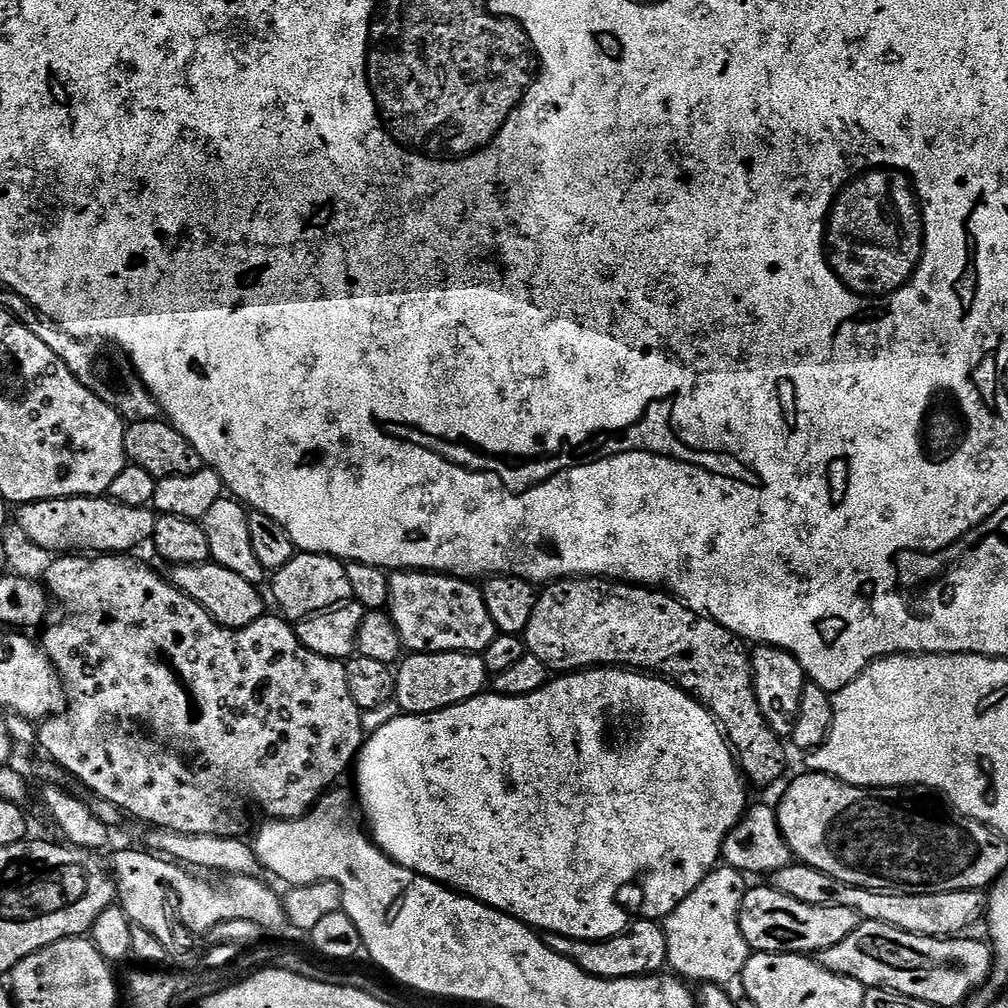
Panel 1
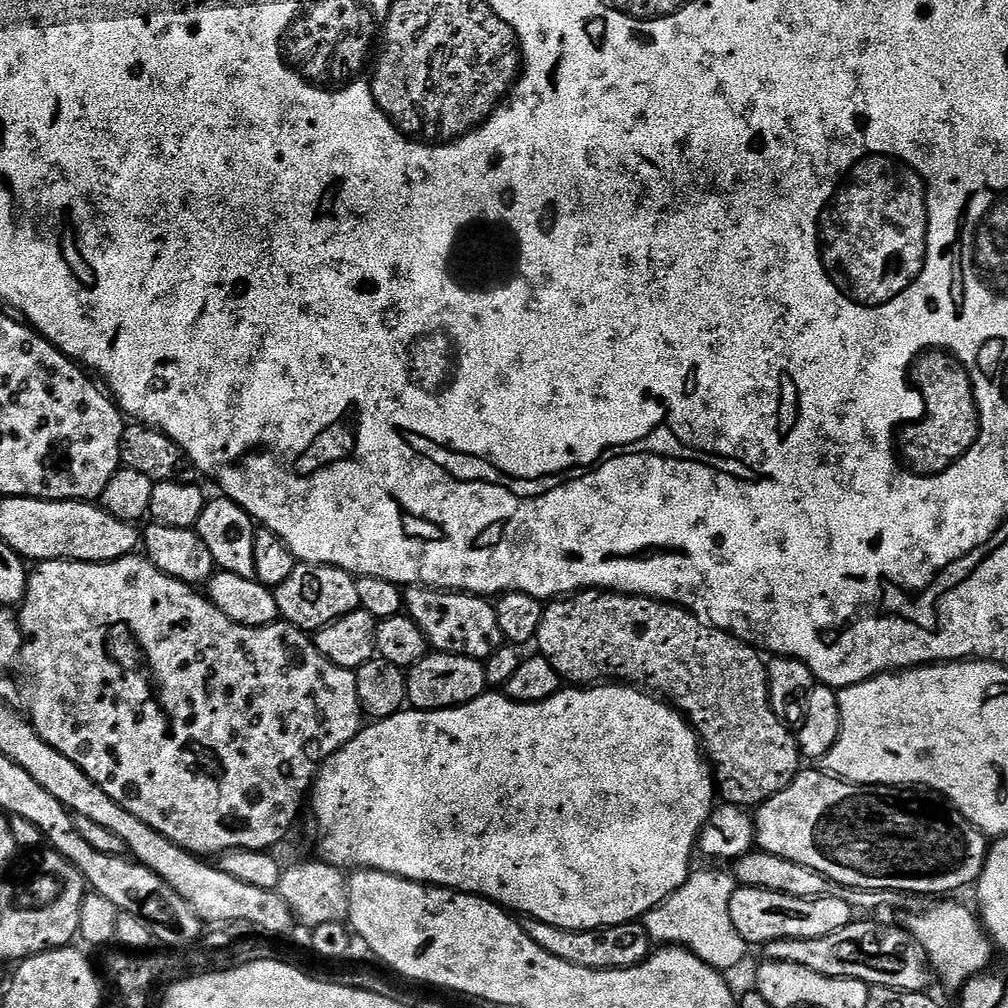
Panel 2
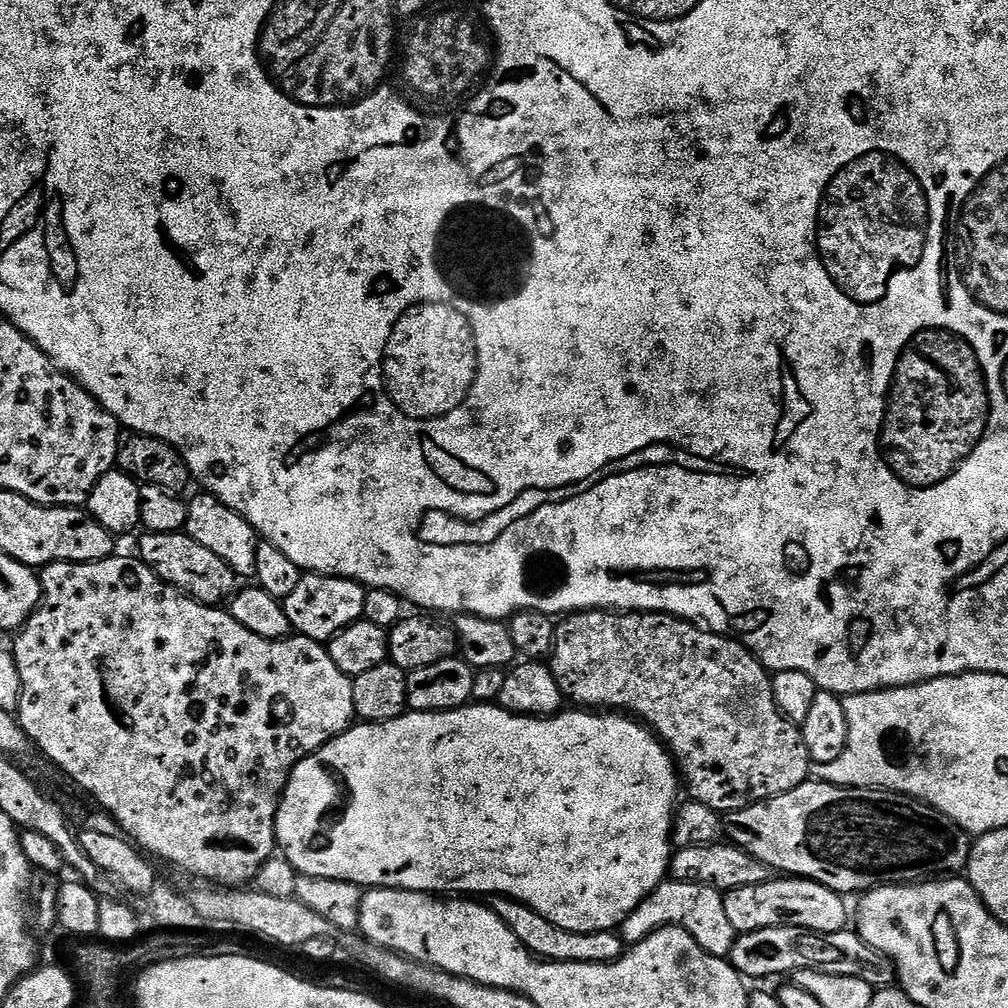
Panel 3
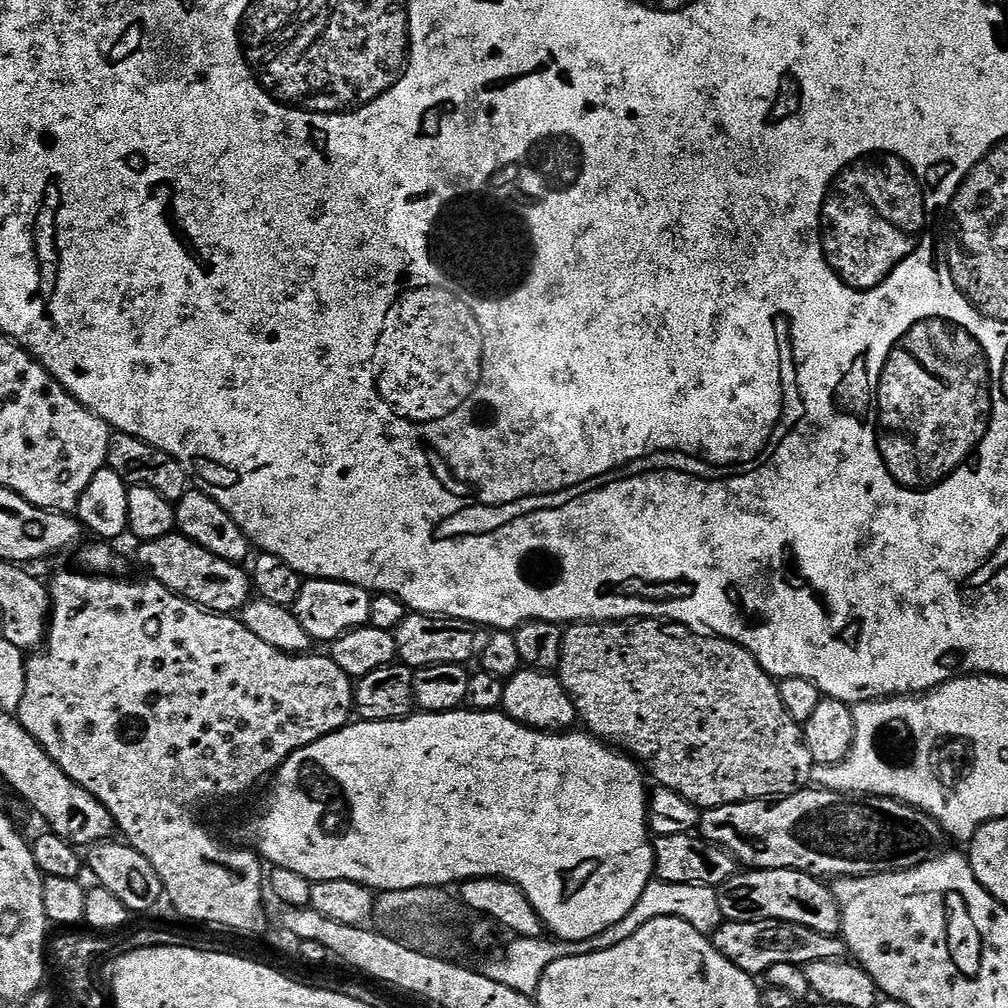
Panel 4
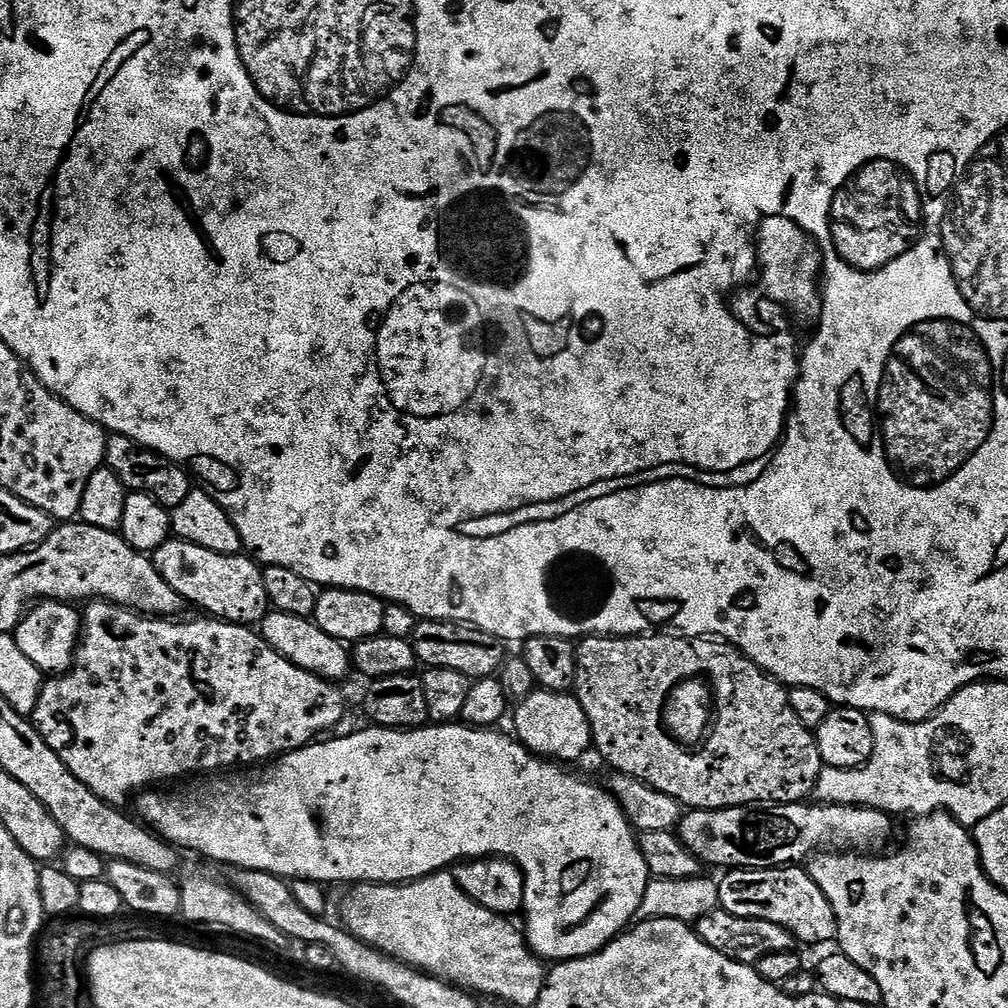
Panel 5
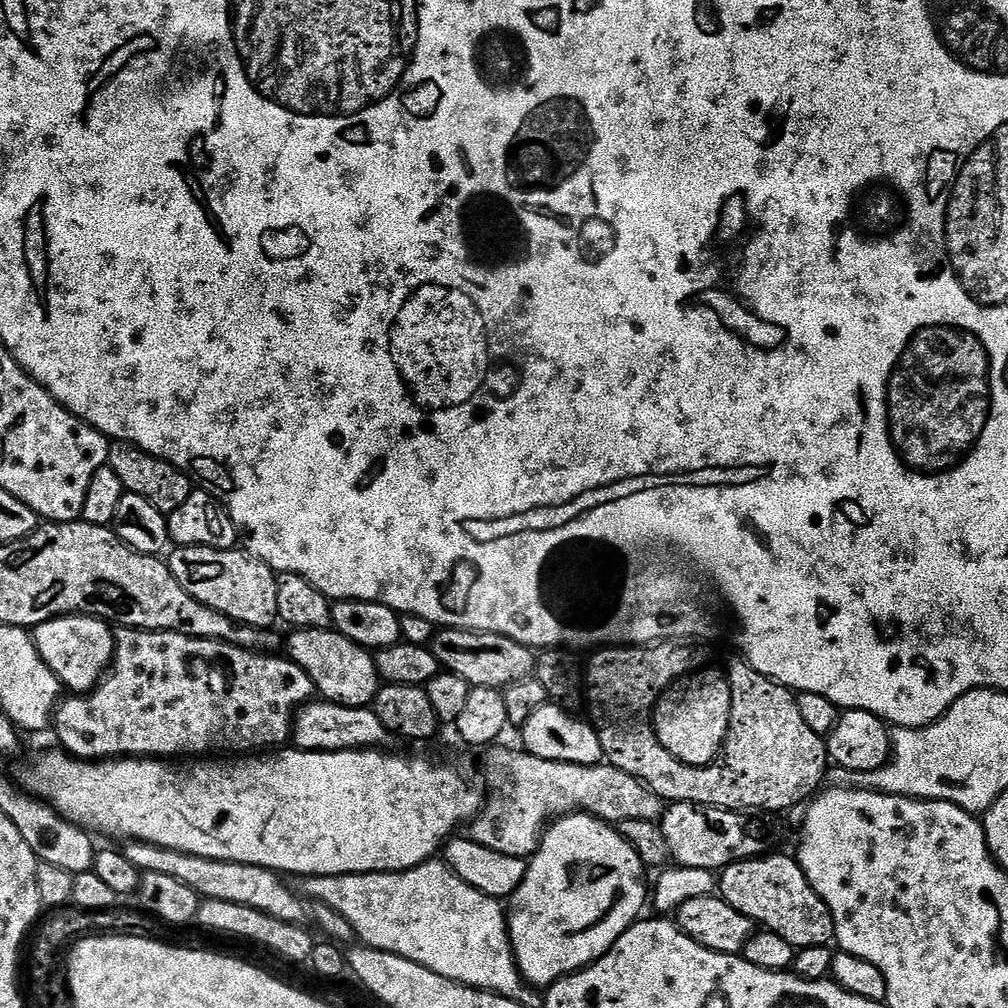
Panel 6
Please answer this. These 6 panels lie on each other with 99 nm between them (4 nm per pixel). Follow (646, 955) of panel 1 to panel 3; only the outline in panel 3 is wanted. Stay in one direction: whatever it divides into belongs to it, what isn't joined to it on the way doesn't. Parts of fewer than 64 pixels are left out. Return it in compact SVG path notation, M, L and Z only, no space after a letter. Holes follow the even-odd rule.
M496 894L491 897L490 907L510 930L514 930L514 938L522 942L522 946L532 953L533 957L553 964L612 964L619 960L626 951L624 939L619 931L611 932L567 932L554 922L542 918L542 914L535 912L530 906L513 900L507 894Z

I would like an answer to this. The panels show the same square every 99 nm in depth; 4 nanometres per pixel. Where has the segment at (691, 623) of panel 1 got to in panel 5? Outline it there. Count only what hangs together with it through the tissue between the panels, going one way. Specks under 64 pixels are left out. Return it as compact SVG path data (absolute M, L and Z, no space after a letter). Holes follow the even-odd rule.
M641 634L639 636L586 636L583 637L579 641L577 650L576 650L576 683L574 685L574 695L577 702L582 706L582 710L586 710L586 718L590 722L590 730L592 731L592 742L595 748L595 751L600 751L600 756L605 760L606 763L609 764L613 769L611 770L613 773L622 775L622 776L633 776L634 778L638 778L642 782L646 782L650 787L654 790L662 790L662 794L670 794L670 798L674 798L679 804L681 804L685 809L695 810L698 808L743 808L745 806L771 806L774 804L798 804L804 801L807 801L809 797L813 795L816 791L816 783L818 782L818 778L820 777L820 773L822 771L822 765L820 762L820 755L818 754L818 746L816 745L816 737L814 735L813 729L807 728L806 726L802 726L802 722L798 722L798 714L794 714L793 708L790 706L790 698L788 697L788 688L785 685L781 684L779 680L771 677L768 673L761 670L760 667L756 665L756 663L747 656L744 655L743 652L740 651L739 648L733 648L731 644L727 642L717 642L712 638L692 638L687 642L680 642L684 644L676 644L677 637L675 635L672 636L660 636L664 634ZM696 677L706 678L708 684L711 687L712 695L714 697L714 719L711 721L710 731L708 732L706 739L693 750L691 747L684 747L678 741L676 741L671 734L667 731L664 726L664 703L667 702L667 698L672 690L674 690L676 684L680 684L684 680L694 679Z

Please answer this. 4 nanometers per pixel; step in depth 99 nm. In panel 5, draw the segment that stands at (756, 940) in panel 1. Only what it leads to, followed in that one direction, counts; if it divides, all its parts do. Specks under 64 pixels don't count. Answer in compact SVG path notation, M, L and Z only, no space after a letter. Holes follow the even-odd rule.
M800 866L737 868L719 877L720 908L738 918L774 922L803 944L828 944L836 940L834 910L818 886Z

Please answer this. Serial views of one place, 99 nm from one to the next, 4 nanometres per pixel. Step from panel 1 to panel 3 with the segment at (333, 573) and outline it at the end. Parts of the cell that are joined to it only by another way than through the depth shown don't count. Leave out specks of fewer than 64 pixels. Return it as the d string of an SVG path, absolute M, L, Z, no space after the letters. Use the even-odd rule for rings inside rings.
M304 574L301 575L298 587L282 603L286 618L292 623L293 633L311 640L327 642L346 626L355 624L363 617L366 589L357 580L347 580L341 576Z

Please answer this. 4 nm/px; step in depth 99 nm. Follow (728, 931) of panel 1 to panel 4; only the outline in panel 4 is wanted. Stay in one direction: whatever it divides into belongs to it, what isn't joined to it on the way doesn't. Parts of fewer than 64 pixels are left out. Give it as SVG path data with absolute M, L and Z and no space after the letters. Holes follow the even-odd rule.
M653 878L646 886L646 890L642 890L642 898L634 902L634 910L630 910L630 914L626 914L622 922L614 922L610 930L602 930L602 934L594 934L594 938L586 942L587 947L598 952L614 950L614 946L626 942L626 938L634 938L634 934L638 934L638 930L642 930L646 922L654 922L654 918L682 918L682 922L690 922L694 930L705 934L716 932L720 925L725 923L722 906L718 906L716 889L697 884L681 886L679 882L662 882Z

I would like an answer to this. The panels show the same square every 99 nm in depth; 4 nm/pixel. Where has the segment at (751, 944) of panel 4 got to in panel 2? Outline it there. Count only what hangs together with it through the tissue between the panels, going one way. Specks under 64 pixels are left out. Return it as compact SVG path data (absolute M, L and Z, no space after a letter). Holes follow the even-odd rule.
M847 924L834 934L822 938L786 938L763 945L763 959L774 962L794 962L818 974L834 978L854 978L878 988L896 988L900 992L922 992L929 986L930 965L919 944L901 927L880 929L876 924Z

